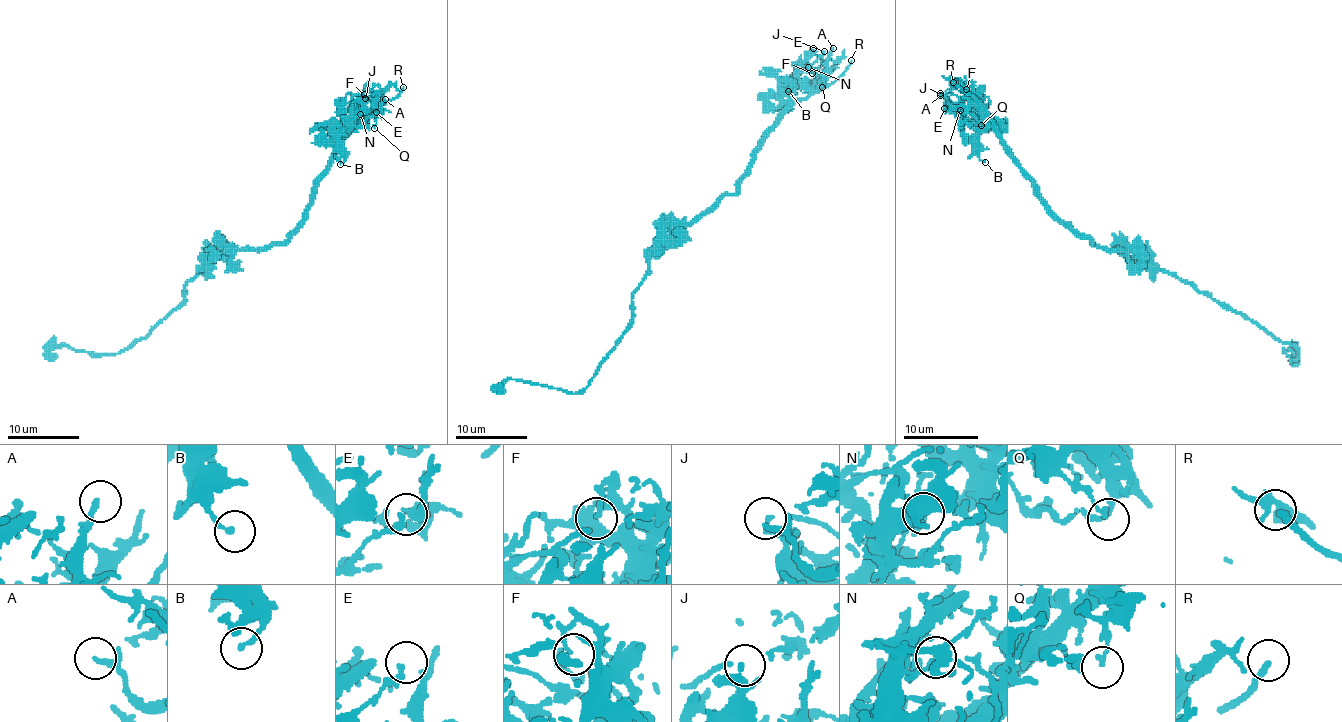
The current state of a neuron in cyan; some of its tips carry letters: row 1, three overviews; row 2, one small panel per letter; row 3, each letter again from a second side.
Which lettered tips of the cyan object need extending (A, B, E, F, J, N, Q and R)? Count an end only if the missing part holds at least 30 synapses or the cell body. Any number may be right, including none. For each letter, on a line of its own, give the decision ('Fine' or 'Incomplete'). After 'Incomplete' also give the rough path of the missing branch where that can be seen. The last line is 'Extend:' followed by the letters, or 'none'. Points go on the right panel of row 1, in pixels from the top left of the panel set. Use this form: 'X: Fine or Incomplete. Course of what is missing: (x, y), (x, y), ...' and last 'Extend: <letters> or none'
A: Fine
B: Fine
E: Fine
F: Fine
J: Fine
N: Fine
Q: Fine
R: Incomplete
Extend: R

